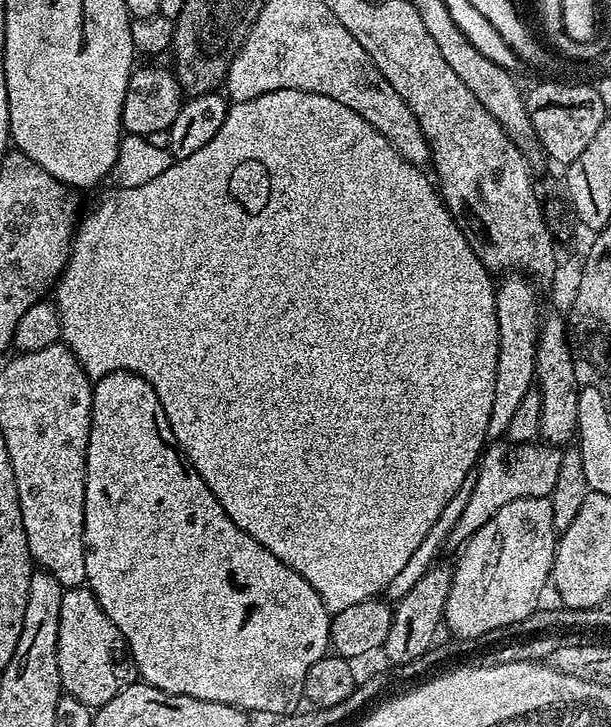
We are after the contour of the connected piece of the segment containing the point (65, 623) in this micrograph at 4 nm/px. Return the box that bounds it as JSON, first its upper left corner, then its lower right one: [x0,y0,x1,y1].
[58,586,137,710]

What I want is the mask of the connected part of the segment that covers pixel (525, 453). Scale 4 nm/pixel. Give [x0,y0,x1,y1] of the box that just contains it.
[447,442,562,549]

